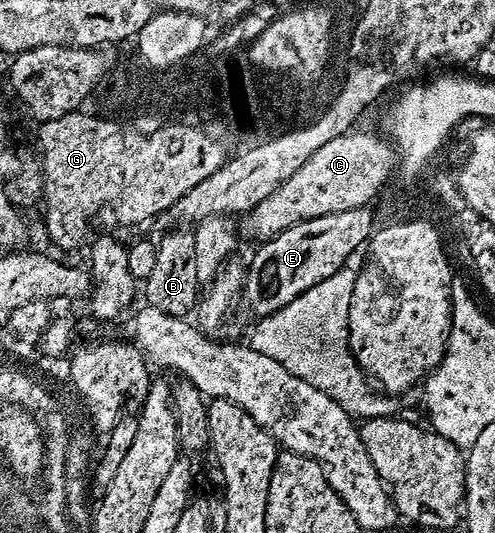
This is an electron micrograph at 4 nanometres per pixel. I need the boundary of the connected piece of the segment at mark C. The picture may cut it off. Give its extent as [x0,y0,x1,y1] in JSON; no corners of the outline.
[238,131,396,244]

